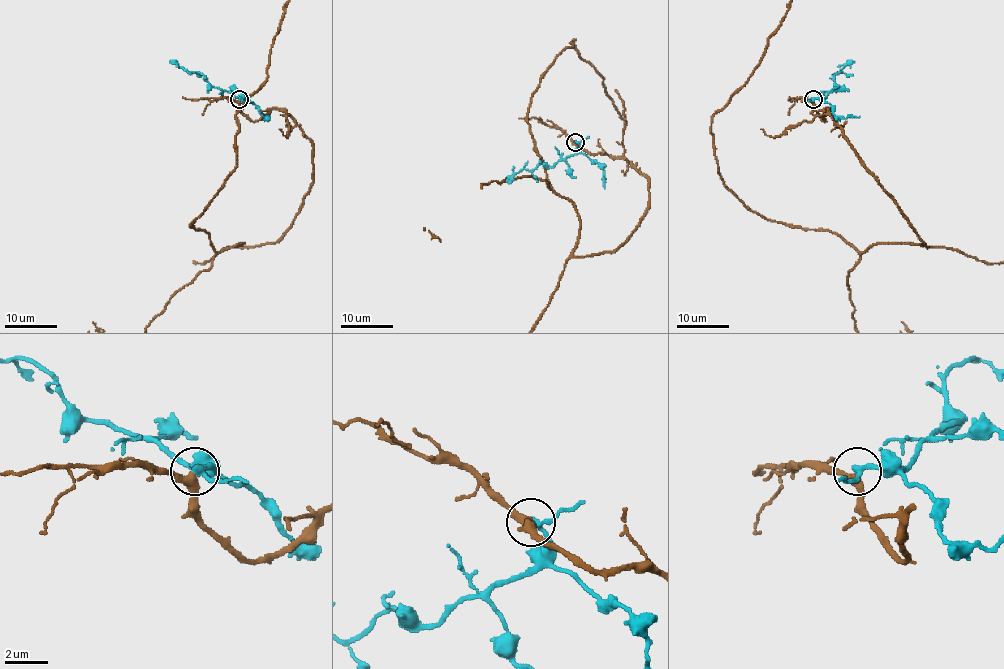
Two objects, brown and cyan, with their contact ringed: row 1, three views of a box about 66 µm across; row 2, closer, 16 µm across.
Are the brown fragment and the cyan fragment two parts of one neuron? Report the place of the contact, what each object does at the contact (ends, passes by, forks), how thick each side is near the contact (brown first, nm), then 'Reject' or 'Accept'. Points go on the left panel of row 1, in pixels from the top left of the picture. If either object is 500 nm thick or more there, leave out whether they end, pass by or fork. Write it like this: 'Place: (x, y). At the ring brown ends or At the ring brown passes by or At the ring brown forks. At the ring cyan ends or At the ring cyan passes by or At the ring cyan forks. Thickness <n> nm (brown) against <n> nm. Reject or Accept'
Place: (239, 99). At the ring brown passes by. At the ring cyan passes by. Thickness 360 nm (brown) against 220 nm. Reject

